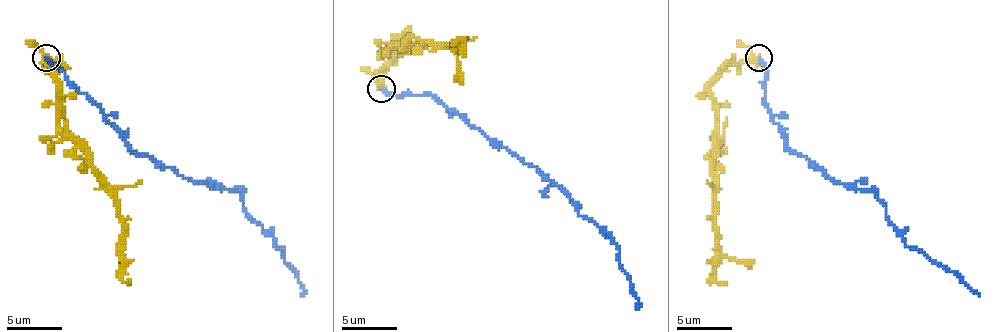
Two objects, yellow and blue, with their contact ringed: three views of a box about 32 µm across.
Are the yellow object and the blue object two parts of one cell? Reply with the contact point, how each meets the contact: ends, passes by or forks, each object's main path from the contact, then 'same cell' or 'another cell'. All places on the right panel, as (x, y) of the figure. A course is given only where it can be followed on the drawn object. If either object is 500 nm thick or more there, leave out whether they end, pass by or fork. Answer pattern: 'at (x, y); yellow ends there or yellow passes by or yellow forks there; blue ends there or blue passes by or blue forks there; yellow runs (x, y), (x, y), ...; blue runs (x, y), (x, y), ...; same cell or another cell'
at (759, 58); yellow passes by; blue ends there; yellow runs (759, 57), (732, 63), (710, 87), (718, 126), (713, 186), (715, 277), (710, 282), (726, 285); blue runs (759, 57), (765, 106), (784, 145), (833, 181), (869, 189), (907, 246), (954, 271), (979, 296); another cell

